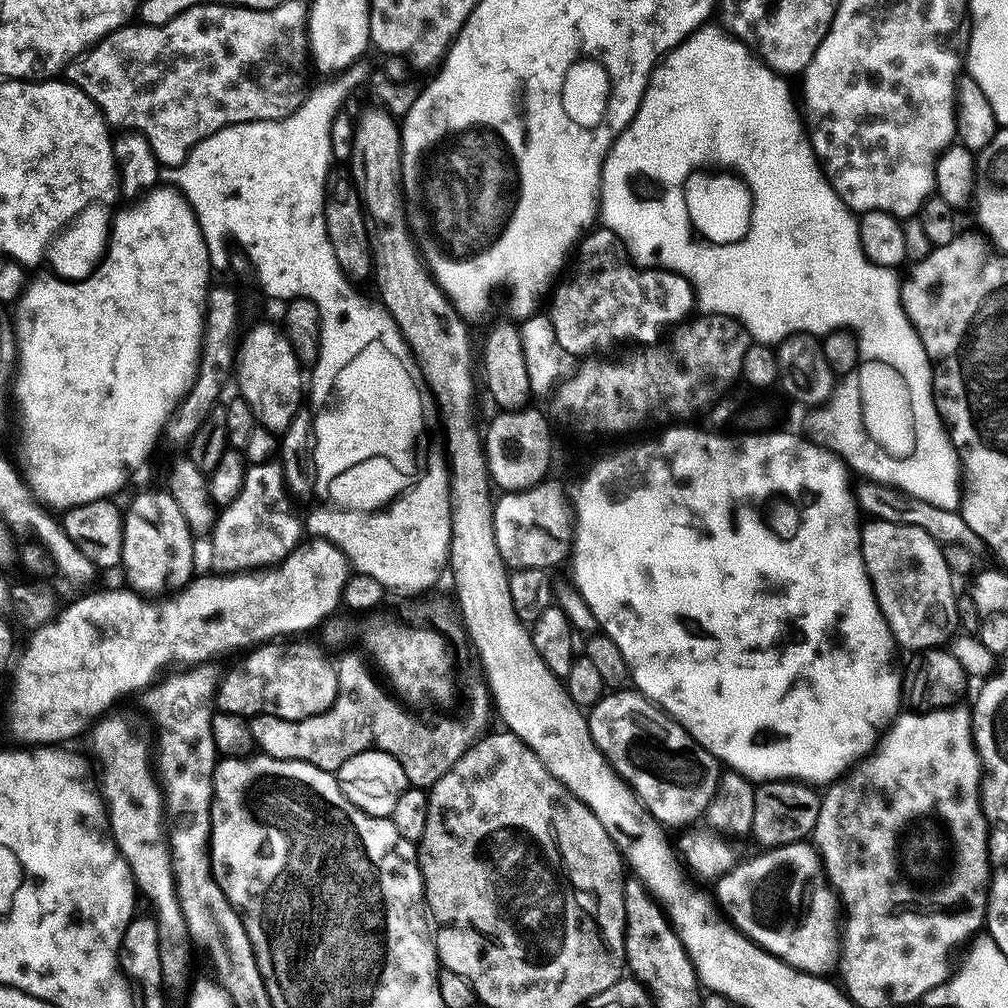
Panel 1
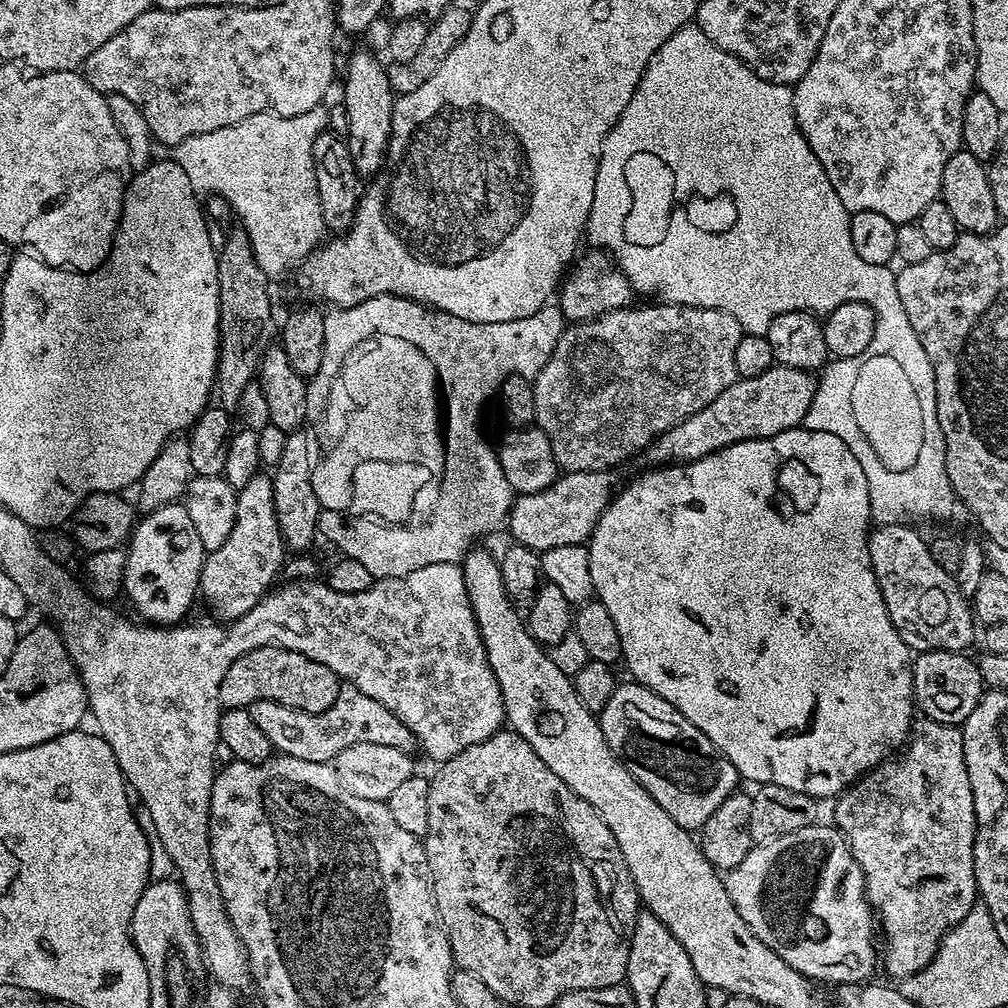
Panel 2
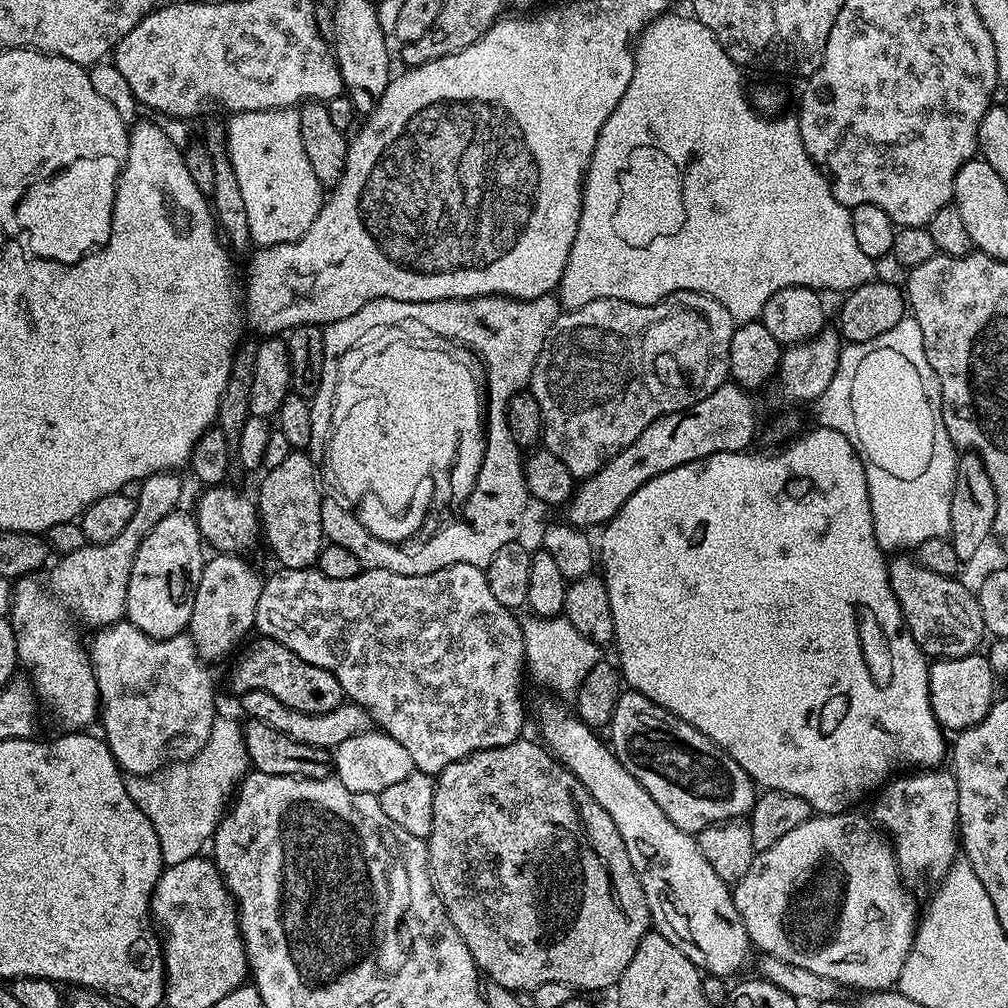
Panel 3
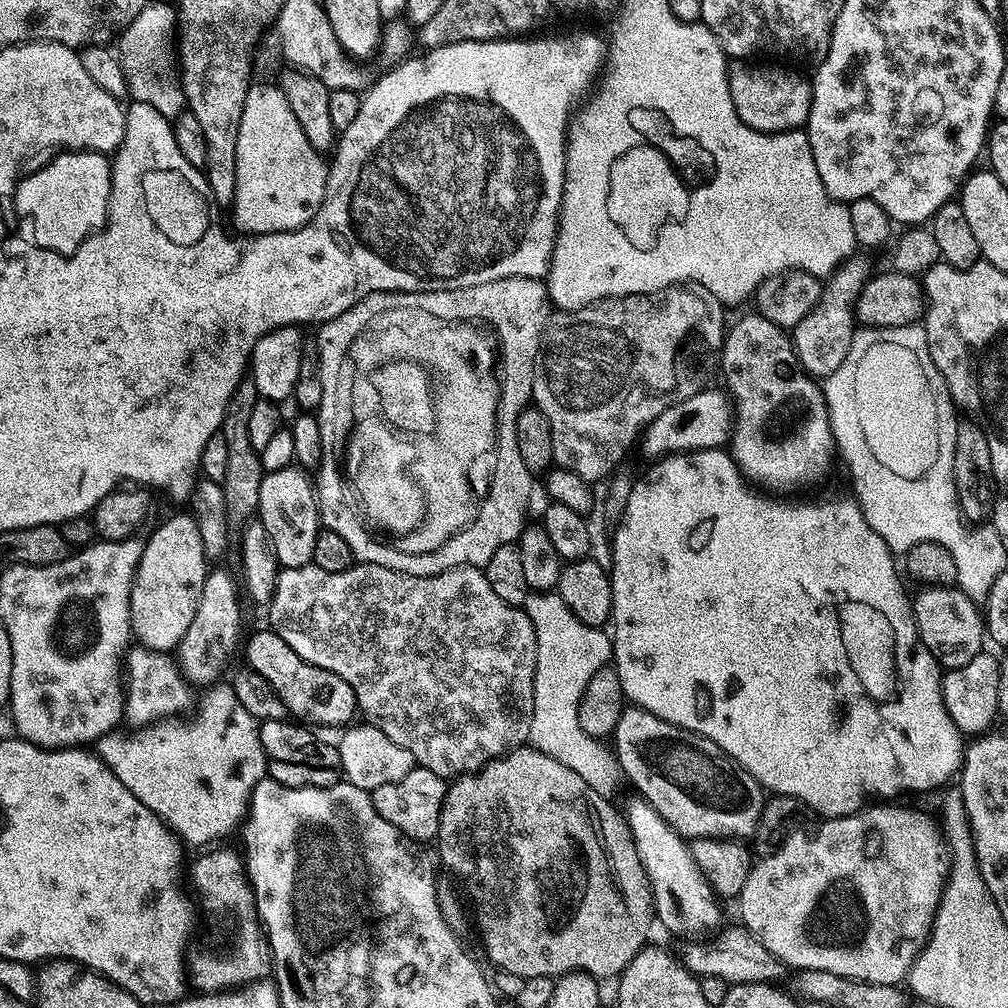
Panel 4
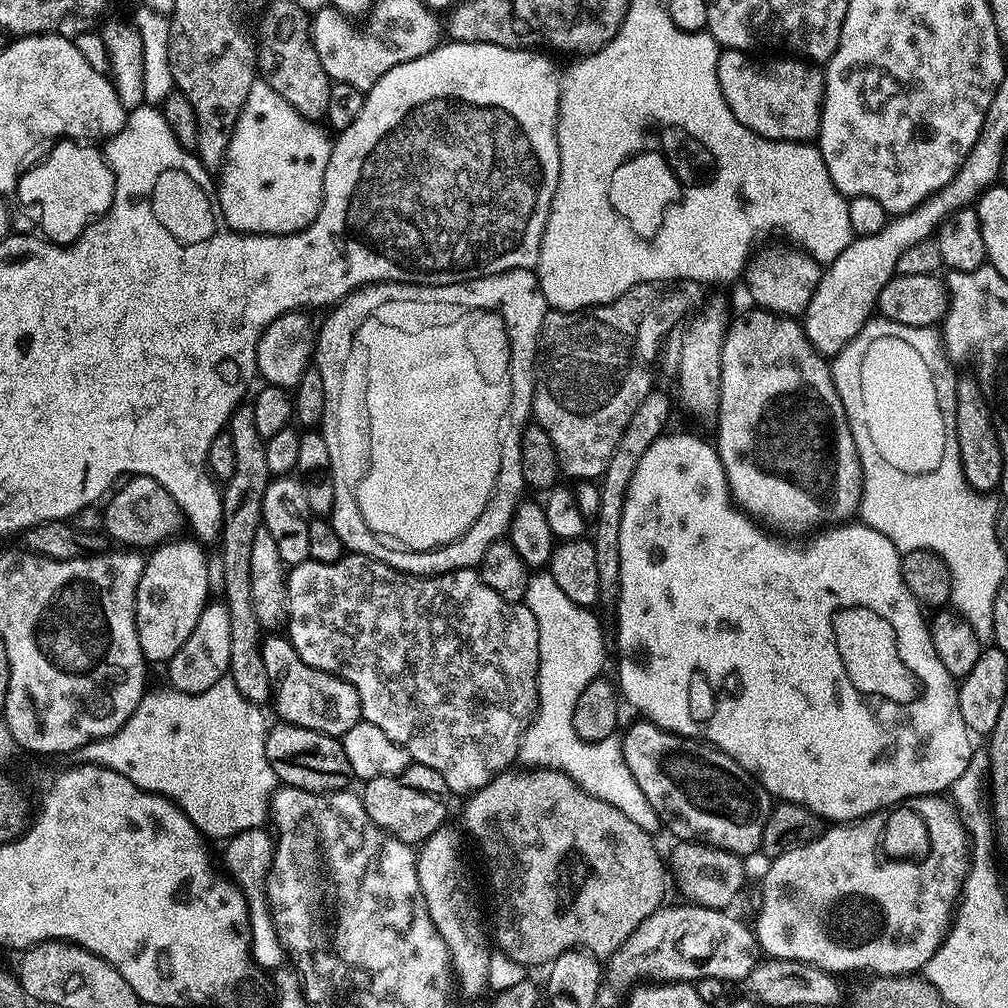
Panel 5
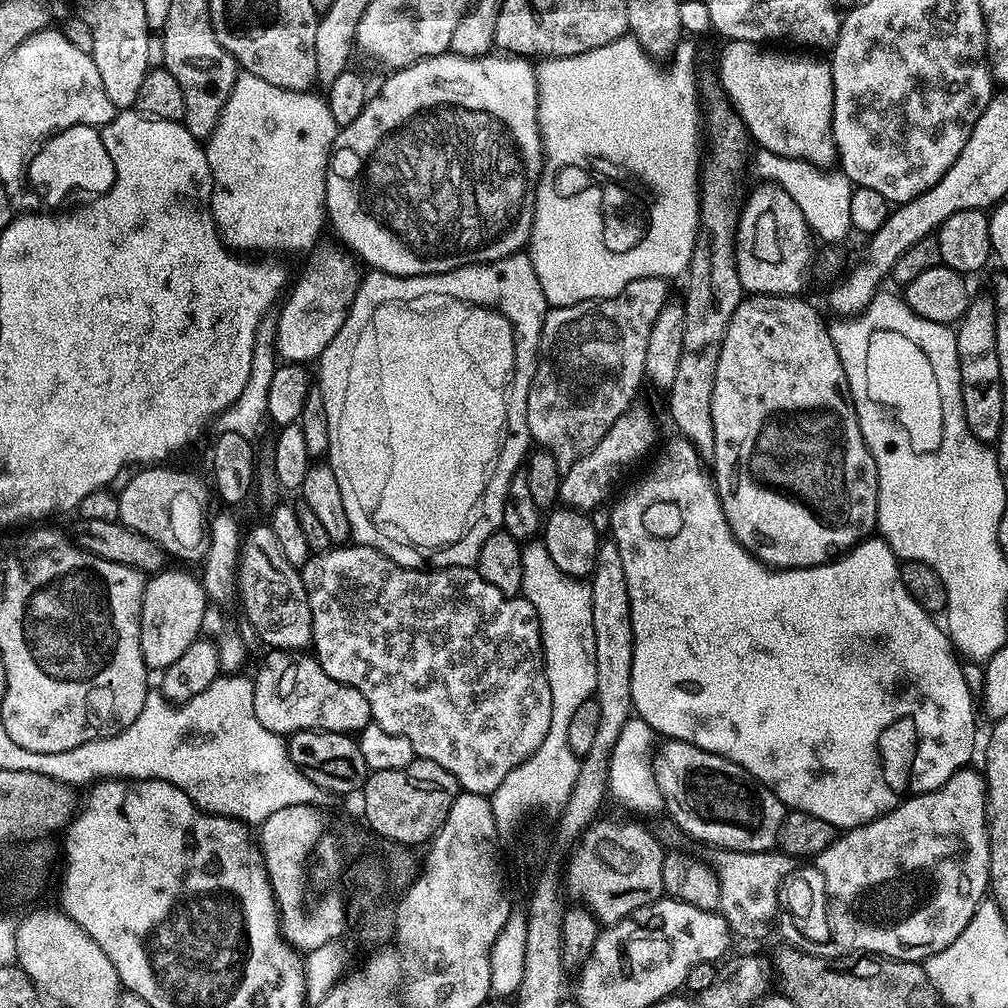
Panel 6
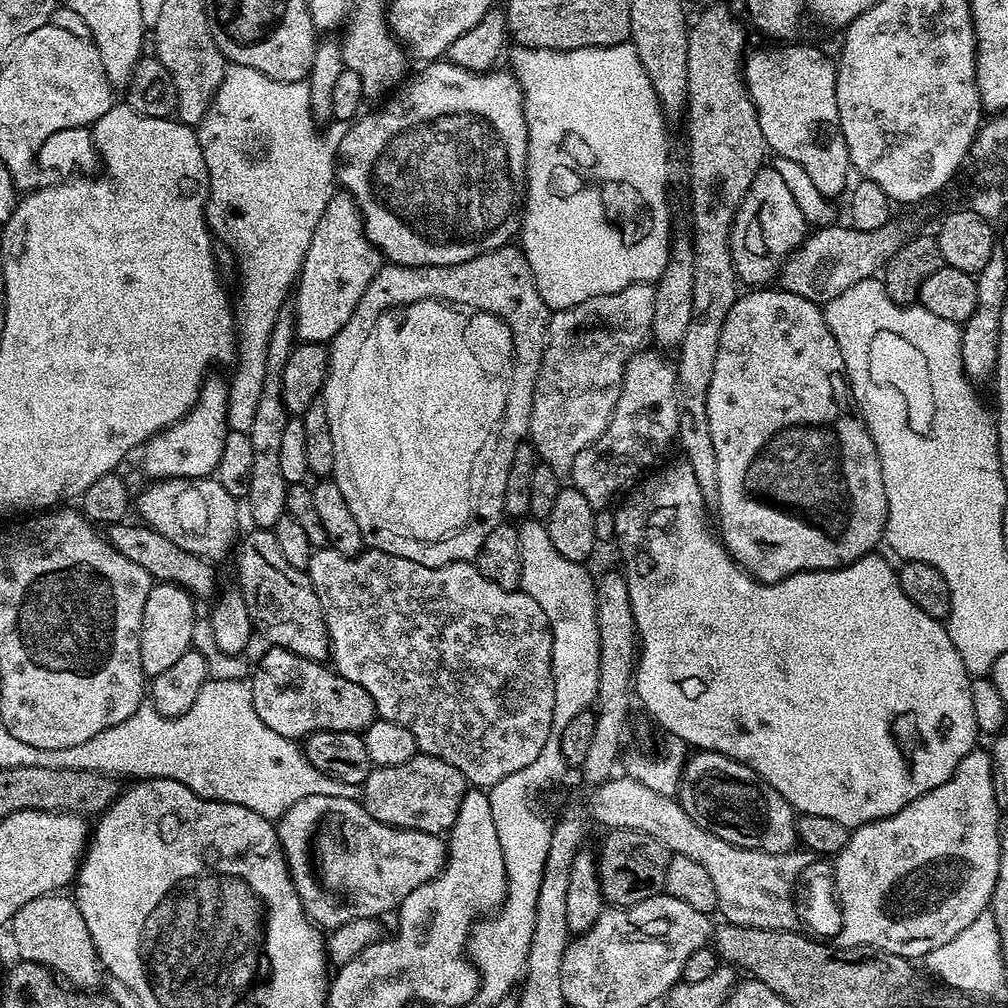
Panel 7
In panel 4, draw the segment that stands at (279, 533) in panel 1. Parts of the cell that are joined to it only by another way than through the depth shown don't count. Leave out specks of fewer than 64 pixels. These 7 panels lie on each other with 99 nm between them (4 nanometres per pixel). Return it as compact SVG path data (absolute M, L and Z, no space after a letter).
M209 571L202 586L202 598L194 618L178 649L178 663L189 685L204 684L211 686L221 679L224 671L229 671L228 663L236 652L236 643L240 640L240 596L236 593L238 580L228 572Z

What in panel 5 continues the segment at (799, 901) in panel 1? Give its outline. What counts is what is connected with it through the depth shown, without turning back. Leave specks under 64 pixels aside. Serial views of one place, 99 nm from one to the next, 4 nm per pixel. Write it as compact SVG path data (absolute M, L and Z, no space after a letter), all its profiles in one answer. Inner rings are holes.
M940 794L913 796L911 800L895 805L887 815L884 812L874 812L870 816L865 816L863 820L840 822L829 828L832 828L829 832L824 832L821 836L819 833L811 842L786 850L769 863L772 865L764 876L764 901L760 904L760 913L756 916L756 924L754 923L759 951L778 960L801 960L833 974L868 971L868 974L881 976L902 976L919 973L927 965L928 959L940 949L943 940L948 937L948 929L952 926L960 892L964 887L965 878L968 877L970 837L955 803ZM784 888L789 888L794 895L804 899L804 912L788 912L792 904L784 897Z

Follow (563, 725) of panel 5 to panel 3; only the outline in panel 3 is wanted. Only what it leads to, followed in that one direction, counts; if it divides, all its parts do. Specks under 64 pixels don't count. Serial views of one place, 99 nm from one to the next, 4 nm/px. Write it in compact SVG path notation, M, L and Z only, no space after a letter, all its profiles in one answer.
M529 615L529 620L523 621L524 654L526 668L540 684L553 688L560 696L575 697L576 687L586 678L586 674L602 659L601 645L590 642L586 634L578 634L574 626L563 615L538 616Z

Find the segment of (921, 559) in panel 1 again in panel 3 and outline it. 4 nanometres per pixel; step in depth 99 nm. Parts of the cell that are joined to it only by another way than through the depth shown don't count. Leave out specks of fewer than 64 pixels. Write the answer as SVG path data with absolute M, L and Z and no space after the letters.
M907 555L897 556L900 556L897 560L888 560L888 577L914 642L929 658L949 660L973 655L979 649L976 647L980 639L986 636L980 602L973 589L971 592L966 585L959 584L959 579L926 570L926 566L916 563L915 559L908 557L907 560L904 557Z

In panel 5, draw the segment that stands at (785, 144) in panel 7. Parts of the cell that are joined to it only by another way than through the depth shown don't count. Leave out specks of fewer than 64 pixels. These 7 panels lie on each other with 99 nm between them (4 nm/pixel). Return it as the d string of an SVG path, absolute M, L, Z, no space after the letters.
M723 49L718 58L719 88L722 90L723 97L726 98L727 105L730 106L731 112L738 118L738 122L742 122L747 129L754 130L759 136L768 137L771 140L798 141L800 143L805 143L815 139L820 131L821 106L824 100L823 69L819 65L811 64L798 58L784 58L788 60L772 60L768 63L764 63L760 60L754 60L750 56L753 55L746 53L743 49Z

